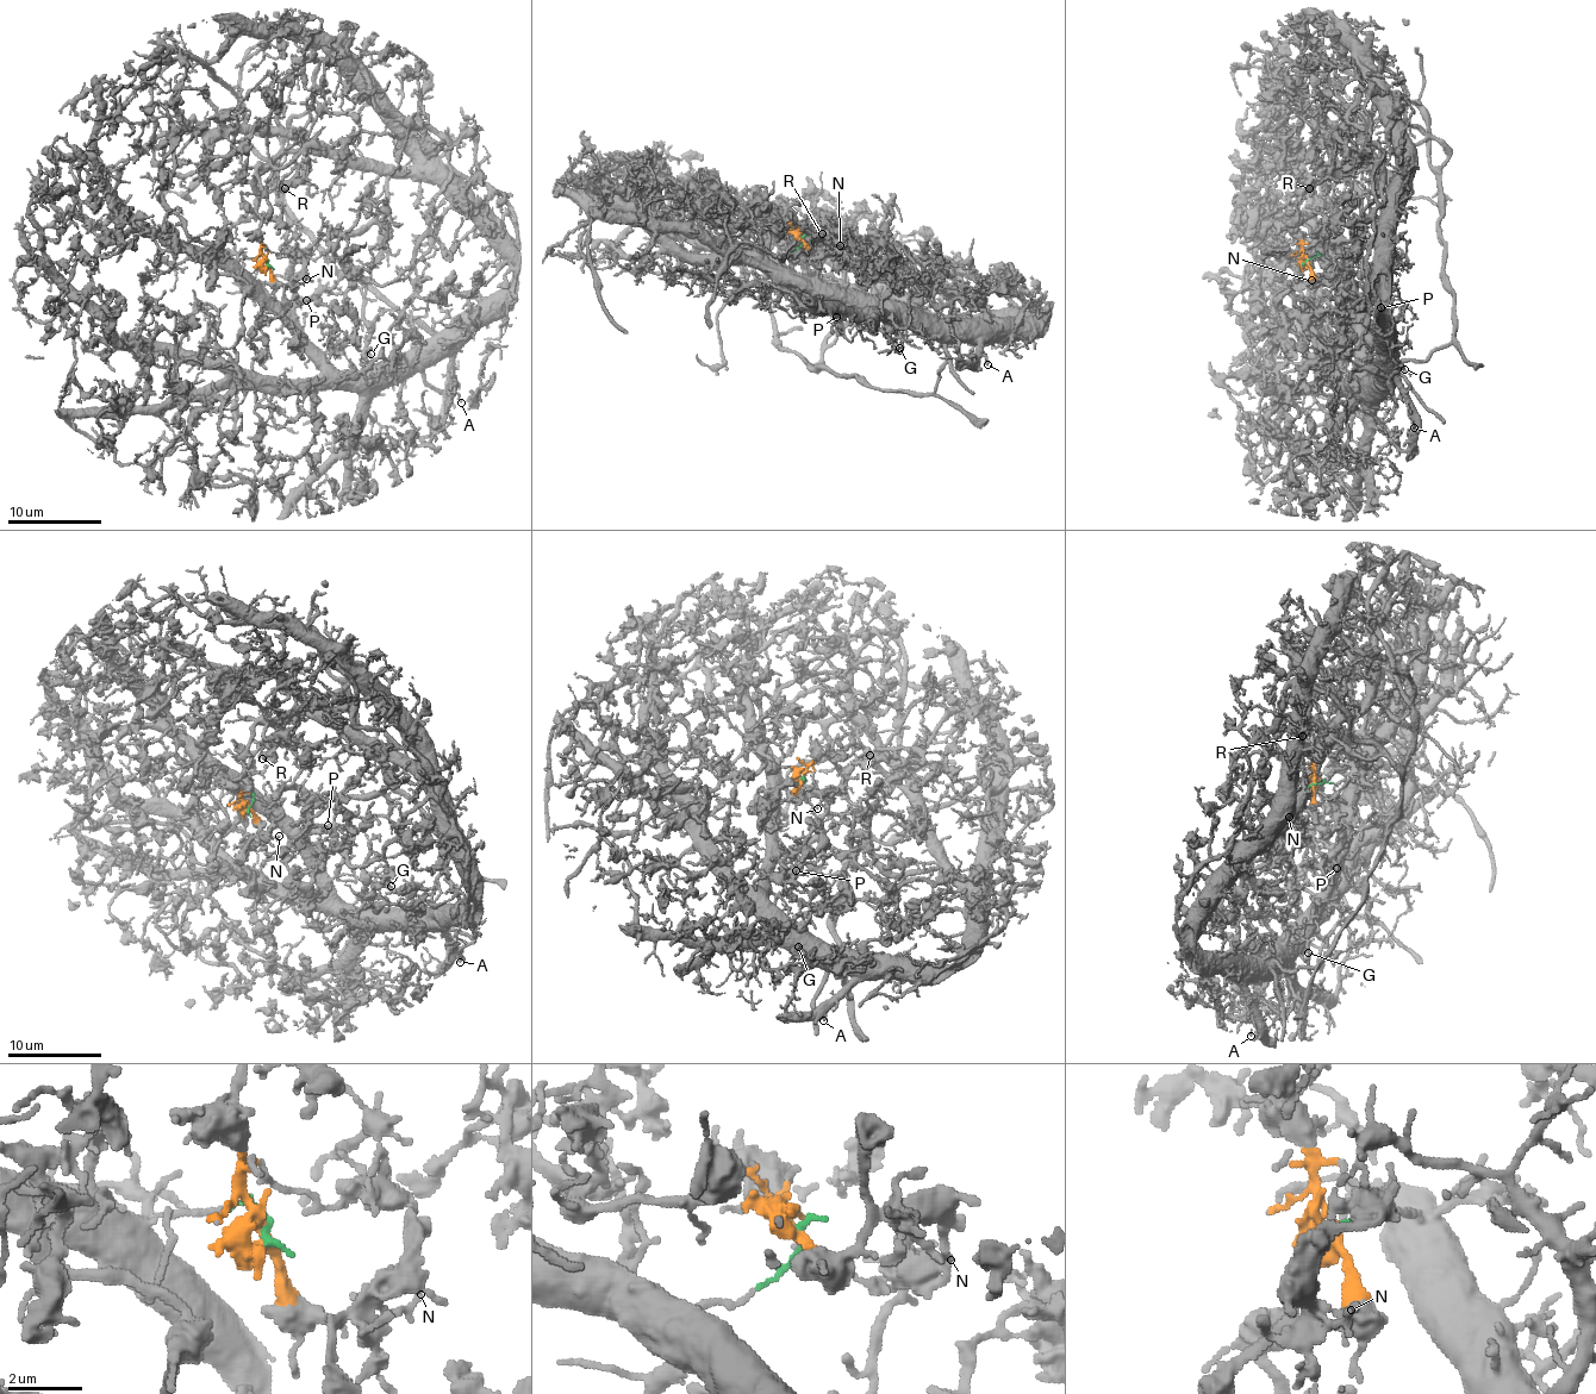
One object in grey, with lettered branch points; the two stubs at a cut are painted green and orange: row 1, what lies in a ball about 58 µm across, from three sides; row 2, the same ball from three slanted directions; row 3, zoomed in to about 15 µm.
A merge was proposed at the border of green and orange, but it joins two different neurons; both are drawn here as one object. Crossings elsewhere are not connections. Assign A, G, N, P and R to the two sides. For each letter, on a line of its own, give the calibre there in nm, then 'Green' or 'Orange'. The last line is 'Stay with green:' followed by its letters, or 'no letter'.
A: Thickness 120 nm. Green
G: Thickness 170 nm. Green
N: Thickness 170 nm. Orange
P: Thickness 120 nm. Green
R: Thickness 280 nm. Orange
Stay with green: A, G, P

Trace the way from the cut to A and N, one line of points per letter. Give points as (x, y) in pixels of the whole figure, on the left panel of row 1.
A: (267, 262), (243, 258), (241, 279), (334, 368), (381, 370), (447, 355), (461, 402)
N: (267, 262), (272, 276), (281, 283), (294, 283), (306, 277)

